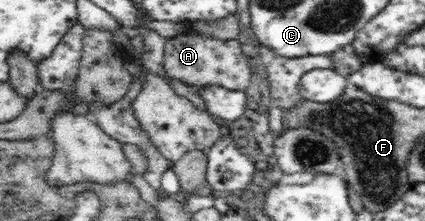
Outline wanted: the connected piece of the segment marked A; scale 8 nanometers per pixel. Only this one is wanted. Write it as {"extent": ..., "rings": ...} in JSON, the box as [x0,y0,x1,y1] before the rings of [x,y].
{"extent":[165,33,253,91],"rings":[[[183,33],[166,39],[165,72],[193,88],[216,85],[231,91],[244,91],[251,84],[253,69],[244,47],[234,40],[216,40],[211,36]]]}

